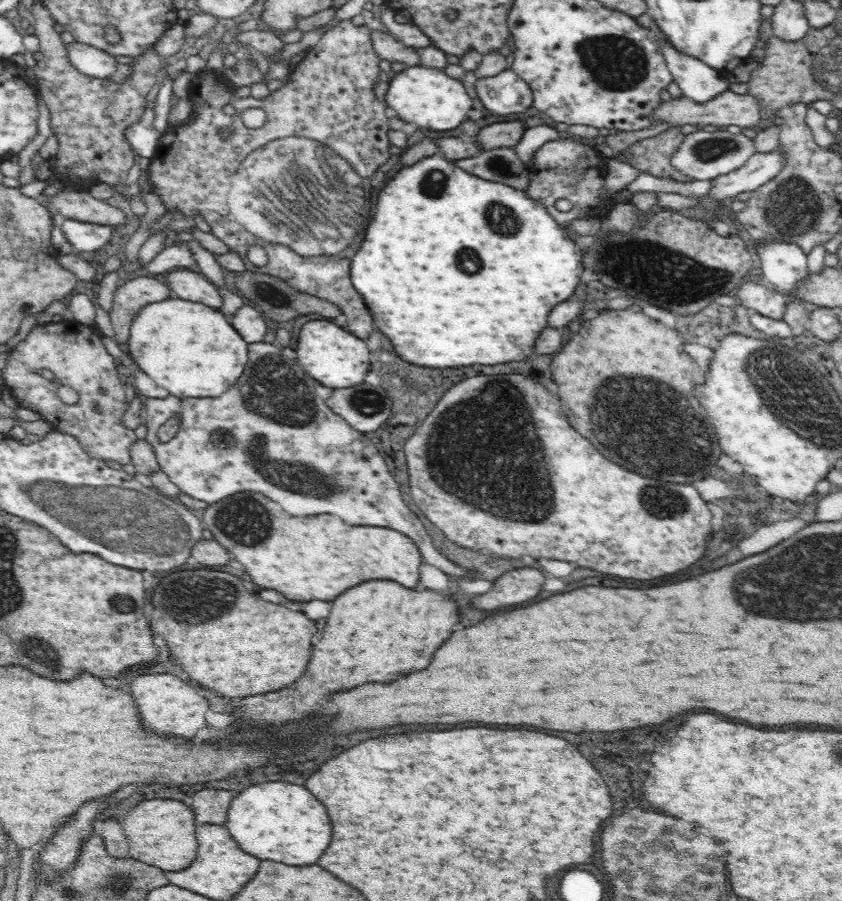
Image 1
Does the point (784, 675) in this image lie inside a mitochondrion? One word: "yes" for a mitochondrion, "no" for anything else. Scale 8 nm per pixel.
no

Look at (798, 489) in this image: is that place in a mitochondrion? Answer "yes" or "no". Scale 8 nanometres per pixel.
no

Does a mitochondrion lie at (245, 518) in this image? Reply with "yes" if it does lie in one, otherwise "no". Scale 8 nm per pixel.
yes

